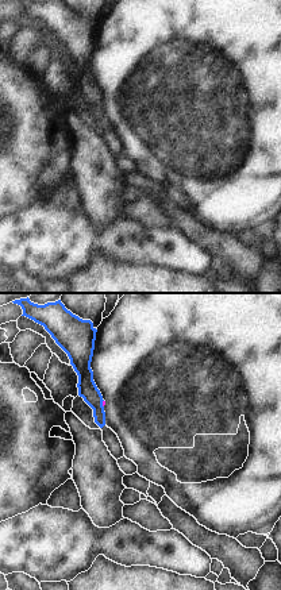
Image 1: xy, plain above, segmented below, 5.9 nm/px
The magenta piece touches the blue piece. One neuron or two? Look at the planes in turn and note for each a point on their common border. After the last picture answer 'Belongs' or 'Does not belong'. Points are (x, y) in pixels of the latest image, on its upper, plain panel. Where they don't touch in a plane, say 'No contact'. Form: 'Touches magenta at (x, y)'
Touches magenta at (103, 101).

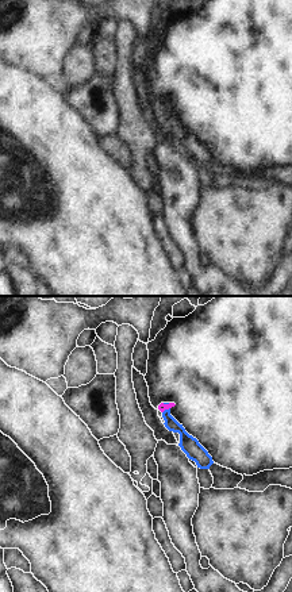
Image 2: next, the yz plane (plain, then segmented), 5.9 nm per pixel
Touches magenta at (165, 106).

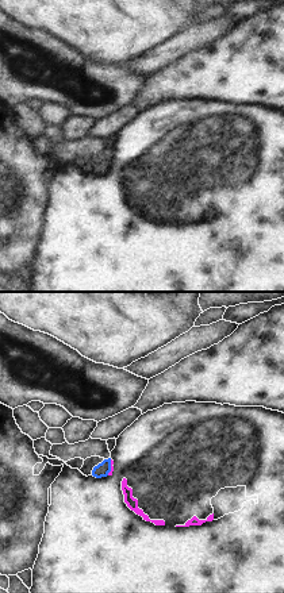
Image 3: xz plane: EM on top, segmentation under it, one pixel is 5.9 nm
Touches magenta at (111, 165).

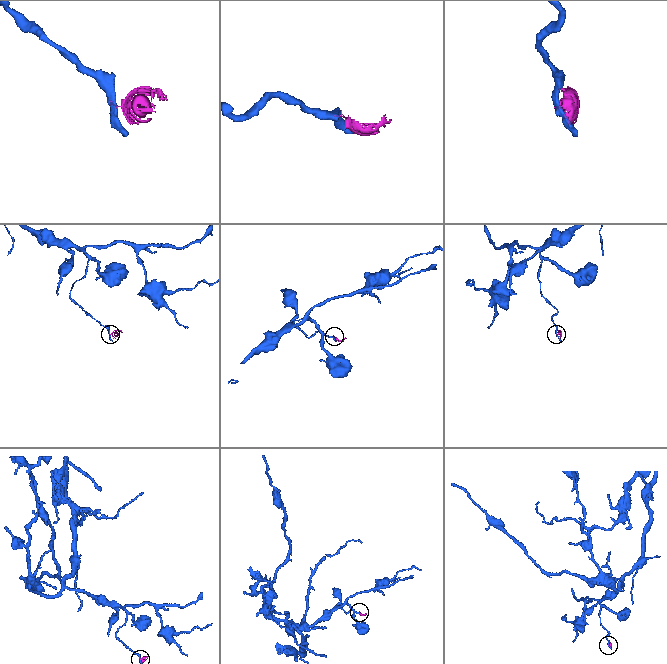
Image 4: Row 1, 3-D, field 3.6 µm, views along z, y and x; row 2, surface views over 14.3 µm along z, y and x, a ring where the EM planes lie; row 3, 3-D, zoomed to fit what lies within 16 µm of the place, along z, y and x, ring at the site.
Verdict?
Does not belong.

